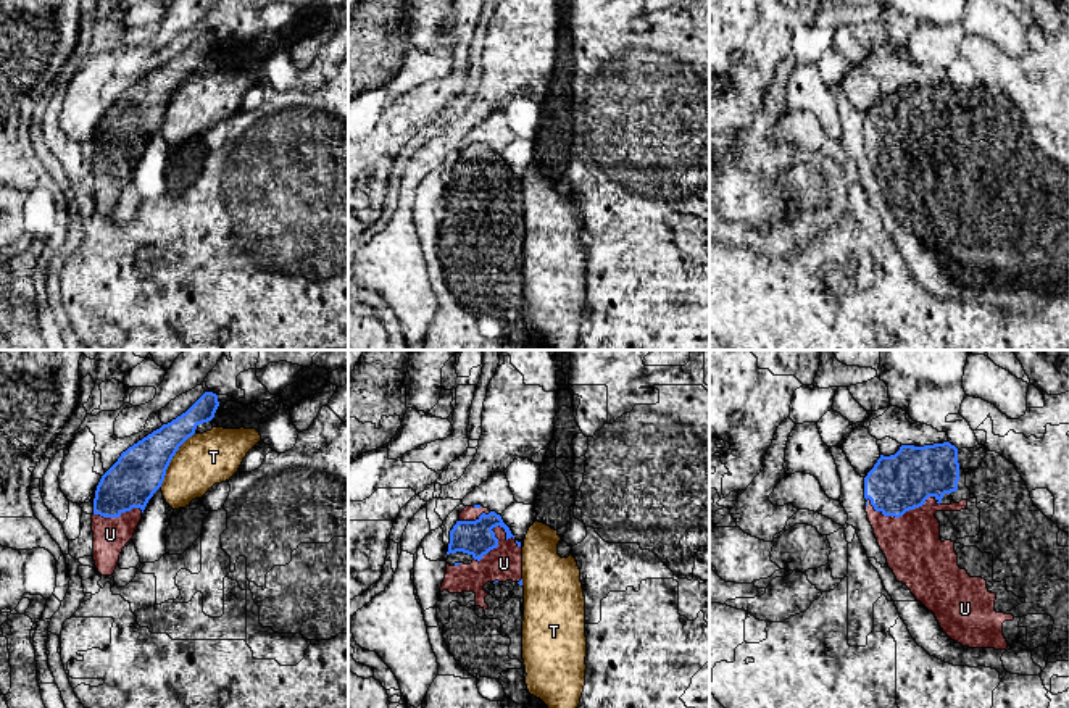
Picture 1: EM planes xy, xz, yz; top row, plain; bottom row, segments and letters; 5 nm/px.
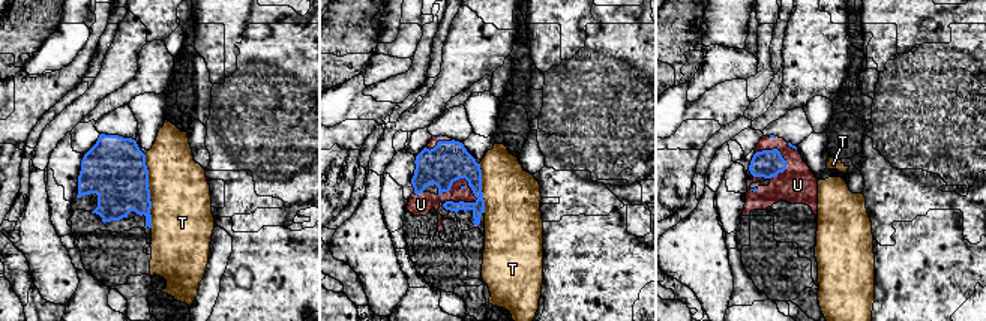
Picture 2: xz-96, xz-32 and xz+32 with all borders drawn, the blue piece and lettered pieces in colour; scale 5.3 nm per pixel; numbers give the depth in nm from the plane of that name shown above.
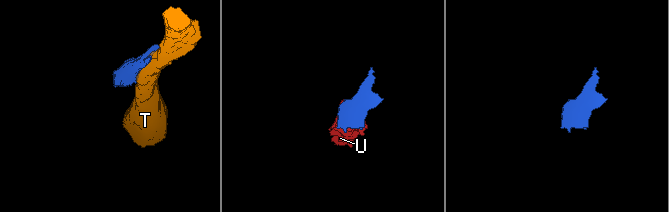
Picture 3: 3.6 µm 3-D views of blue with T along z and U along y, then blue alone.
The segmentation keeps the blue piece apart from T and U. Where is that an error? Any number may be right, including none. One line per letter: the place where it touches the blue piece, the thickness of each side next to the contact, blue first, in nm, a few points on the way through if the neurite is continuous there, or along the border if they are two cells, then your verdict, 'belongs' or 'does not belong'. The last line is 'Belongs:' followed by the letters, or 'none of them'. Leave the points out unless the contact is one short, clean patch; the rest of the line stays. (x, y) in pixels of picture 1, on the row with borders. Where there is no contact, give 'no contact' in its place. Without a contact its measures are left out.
T: meets blue in xy at (171, 458); 240 nm thick on the blue side, 260 nm on the other; does not belong
U: meets blue in yz at (903, 513); 280 nm thick on the blue side, 300 nm on the other; belongs
Belongs: U

